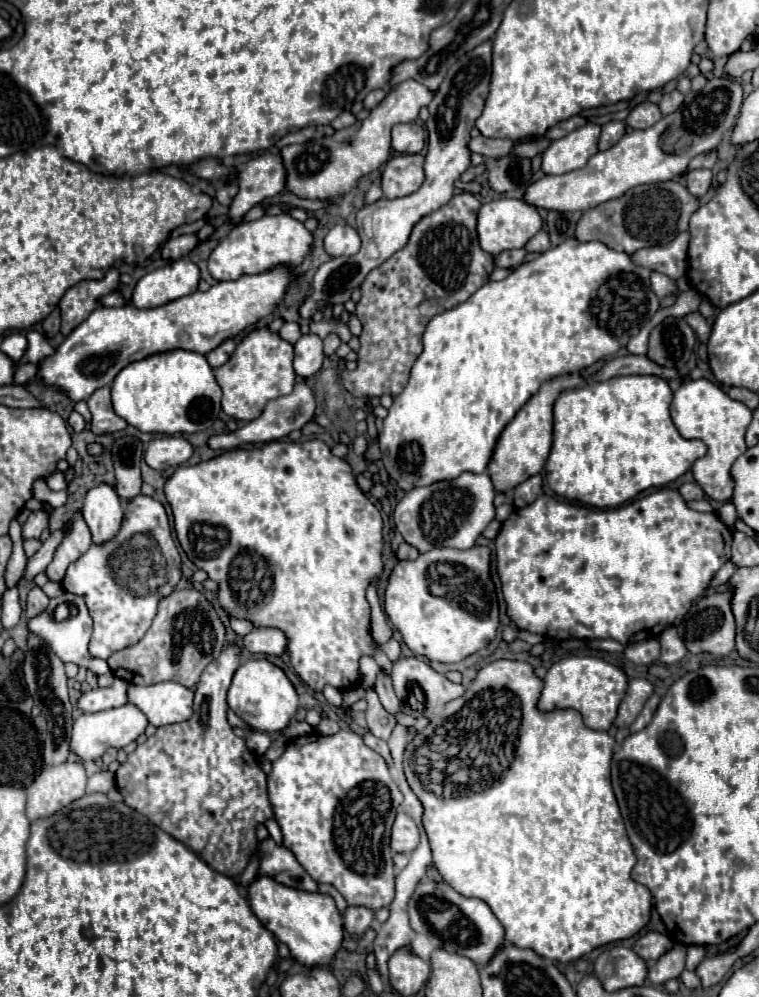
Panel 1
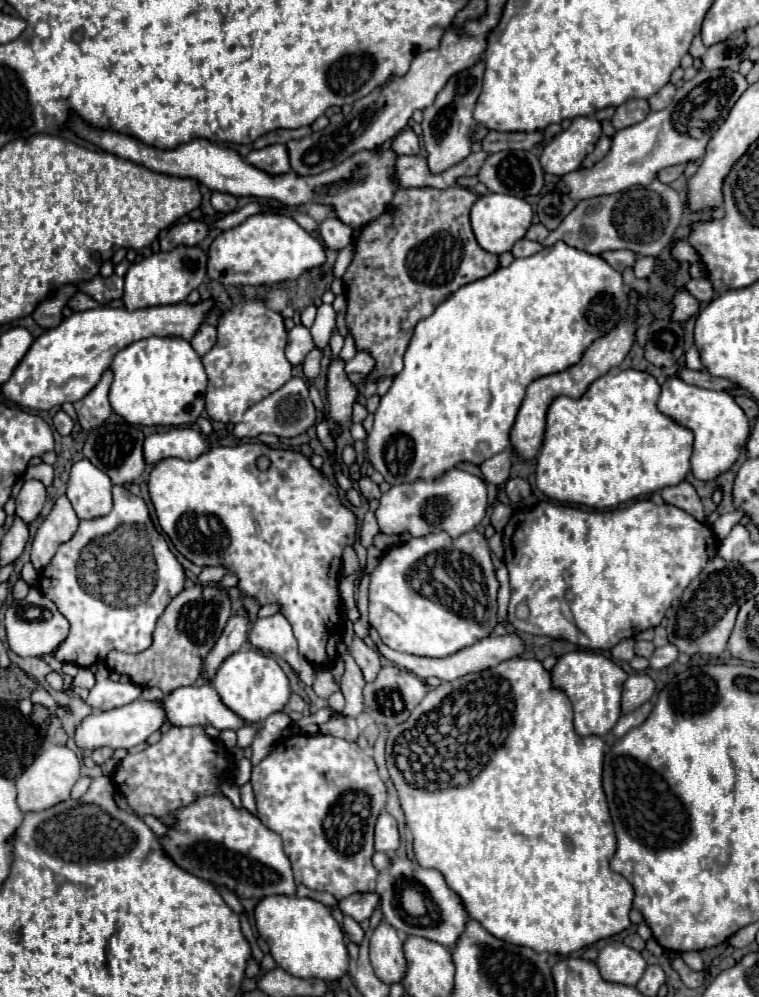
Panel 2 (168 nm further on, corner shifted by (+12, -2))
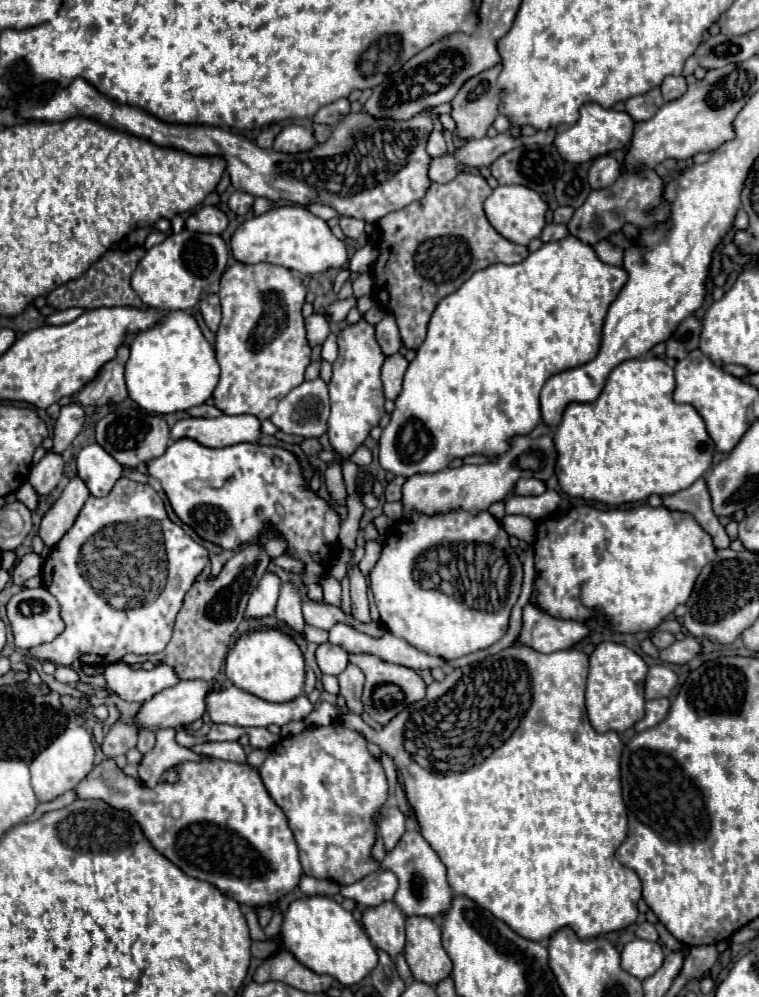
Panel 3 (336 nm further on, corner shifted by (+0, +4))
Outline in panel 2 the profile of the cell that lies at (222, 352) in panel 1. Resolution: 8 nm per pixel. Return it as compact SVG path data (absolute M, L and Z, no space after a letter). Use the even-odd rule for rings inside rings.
M204 323L200 331L194 335L194 339L190 341L190 345L200 357L204 357L210 351L210 347L214 347L214 343L216 343L216 327L210 323Z

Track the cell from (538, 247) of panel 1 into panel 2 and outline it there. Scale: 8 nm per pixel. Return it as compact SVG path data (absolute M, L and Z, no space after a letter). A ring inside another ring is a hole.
M532 225L528 231L526 231L526 239L530 239L530 241L538 241L538 243L542 243L546 237L548 237L548 229L544 227L544 225Z

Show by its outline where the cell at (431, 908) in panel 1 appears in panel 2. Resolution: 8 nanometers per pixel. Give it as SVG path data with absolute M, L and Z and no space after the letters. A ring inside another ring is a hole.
M398 857L390 861L388 881L382 891L382 913L386 923L390 923L394 929L404 931L406 935L416 935L436 941L448 949L452 949L454 943L458 943L458 935L462 935L462 927L466 927L466 919L468 919L466 905L446 885L440 871L424 869L416 861L398 859Z

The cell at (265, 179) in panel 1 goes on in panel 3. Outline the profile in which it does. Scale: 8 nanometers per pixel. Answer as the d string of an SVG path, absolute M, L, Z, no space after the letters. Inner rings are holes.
M286 125L276 141L274 141L274 151L282 151L282 153L300 153L300 151L308 151L314 147L314 131L310 127L304 125Z

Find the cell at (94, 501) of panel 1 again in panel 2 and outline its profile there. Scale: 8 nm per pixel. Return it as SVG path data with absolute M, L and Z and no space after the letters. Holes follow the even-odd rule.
M82 459L74 463L70 471L66 497L70 499L78 519L98 519L108 515L112 507L110 477L88 459Z

